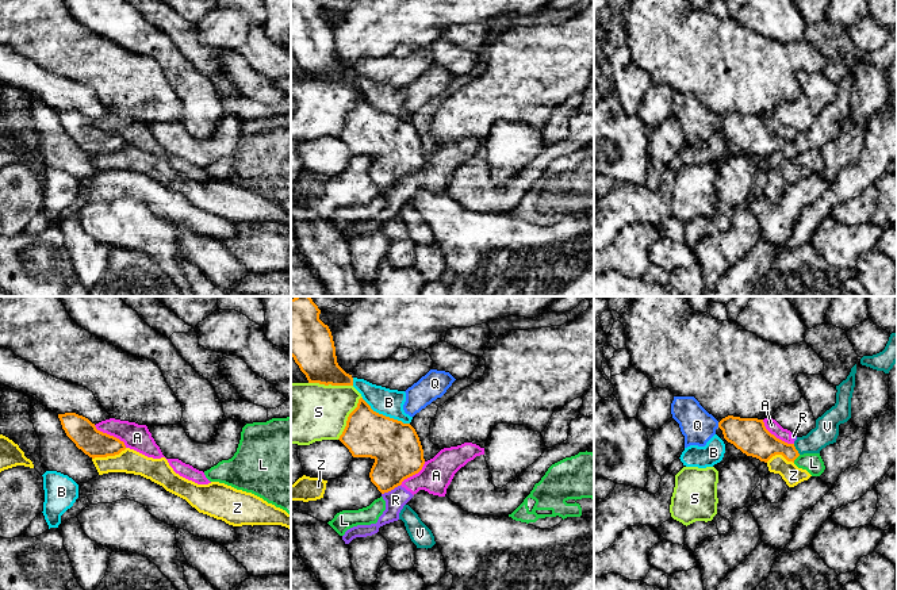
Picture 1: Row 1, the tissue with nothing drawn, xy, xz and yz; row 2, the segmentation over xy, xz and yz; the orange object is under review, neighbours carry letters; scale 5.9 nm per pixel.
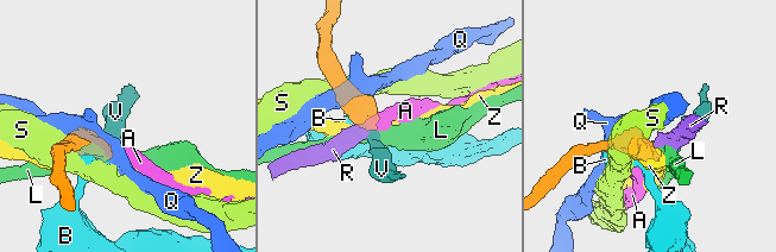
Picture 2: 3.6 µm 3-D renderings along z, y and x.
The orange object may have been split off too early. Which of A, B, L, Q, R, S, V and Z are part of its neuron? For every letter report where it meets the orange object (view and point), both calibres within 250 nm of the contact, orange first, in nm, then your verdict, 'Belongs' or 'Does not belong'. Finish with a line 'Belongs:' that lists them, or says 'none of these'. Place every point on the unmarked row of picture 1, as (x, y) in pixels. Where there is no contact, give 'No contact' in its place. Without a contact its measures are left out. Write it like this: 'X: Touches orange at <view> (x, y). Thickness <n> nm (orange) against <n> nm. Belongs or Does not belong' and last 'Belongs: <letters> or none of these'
A: Touches orange at yz (774, 133). Thickness 200 nm (orange) against 80 nm. Does not belong
B: Touches orange at xz (384, 112). Thickness 300 nm (orange) against 160 nm. Does not belong
L: Touches orange at yz (796, 154). Thickness 180 nm (orange) against 120 nm. Does not belong
Q: Touches orange at yz (719, 122). Thickness 200 nm (orange) against 200 nm. Does not belong
R: Touches orange at xz (390, 187). Thickness 300 nm (orange) against 120 nm. Does not belong
S: Touches orange at xz (330, 80). Thickness 260 nm (orange) against 360 nm. Does not belong
V: Touches orange at yz (796, 146). Thickness 190 nm (orange) against 140 nm. Belongs
Z: Touches orange at xy (108, 152). Thickness 160 nm (orange) against 140 nm. Does not belong
Belongs: V

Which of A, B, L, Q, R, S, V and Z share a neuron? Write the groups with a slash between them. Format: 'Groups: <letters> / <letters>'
Groups: A R / B / L / Q / S / V / Z

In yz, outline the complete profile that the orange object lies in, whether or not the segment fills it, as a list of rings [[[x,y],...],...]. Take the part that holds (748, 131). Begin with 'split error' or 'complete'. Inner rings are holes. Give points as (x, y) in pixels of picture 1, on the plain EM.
split error; [[[856,61],[850,72],[836,83],[836,100],[816,116],[816,124],[806,133],[787,141],[771,131],[763,116],[728,112],[718,119],[724,135],[747,153],[767,160],[773,153],[782,152],[793,158],[804,150],[820,150],[823,145],[836,139],[839,122],[851,115],[851,95],[855,84]]]

